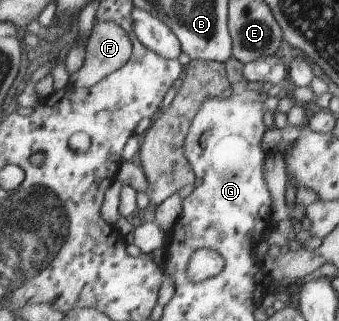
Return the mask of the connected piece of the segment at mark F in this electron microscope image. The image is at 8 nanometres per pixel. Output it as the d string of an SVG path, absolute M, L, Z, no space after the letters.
M112 21L94 23L86 47L84 64L69 77L67 89L91 88L131 60L134 44L128 31Z

